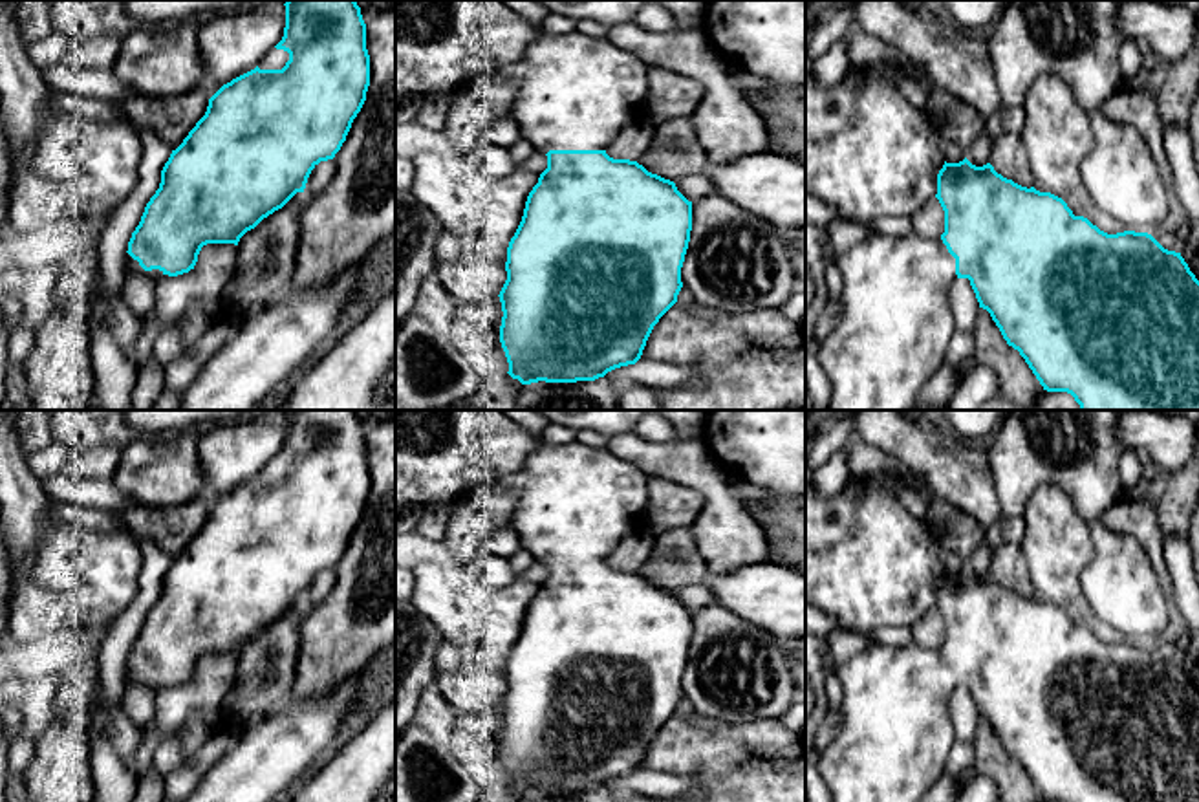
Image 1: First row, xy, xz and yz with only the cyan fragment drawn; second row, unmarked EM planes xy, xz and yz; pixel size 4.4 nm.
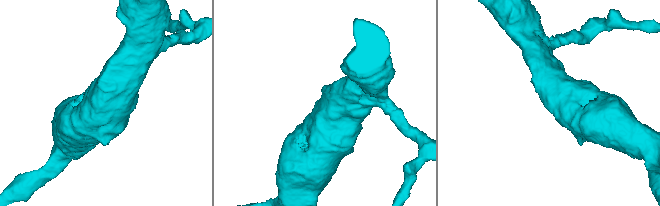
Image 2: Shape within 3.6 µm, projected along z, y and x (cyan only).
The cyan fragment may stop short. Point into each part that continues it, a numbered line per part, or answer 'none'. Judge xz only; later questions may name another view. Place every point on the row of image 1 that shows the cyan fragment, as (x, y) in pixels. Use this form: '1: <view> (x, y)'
1: xz (573, 92)

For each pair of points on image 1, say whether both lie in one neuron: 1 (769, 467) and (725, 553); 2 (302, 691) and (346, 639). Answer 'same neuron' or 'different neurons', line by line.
1: different neurons
2: same neuron

